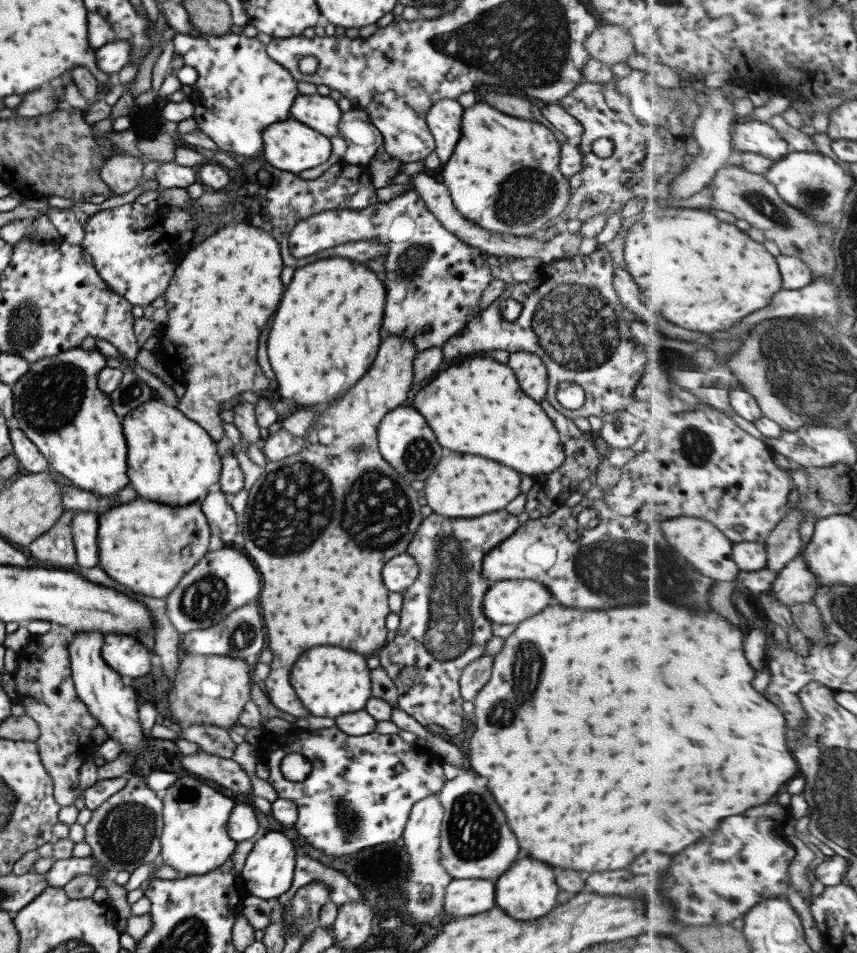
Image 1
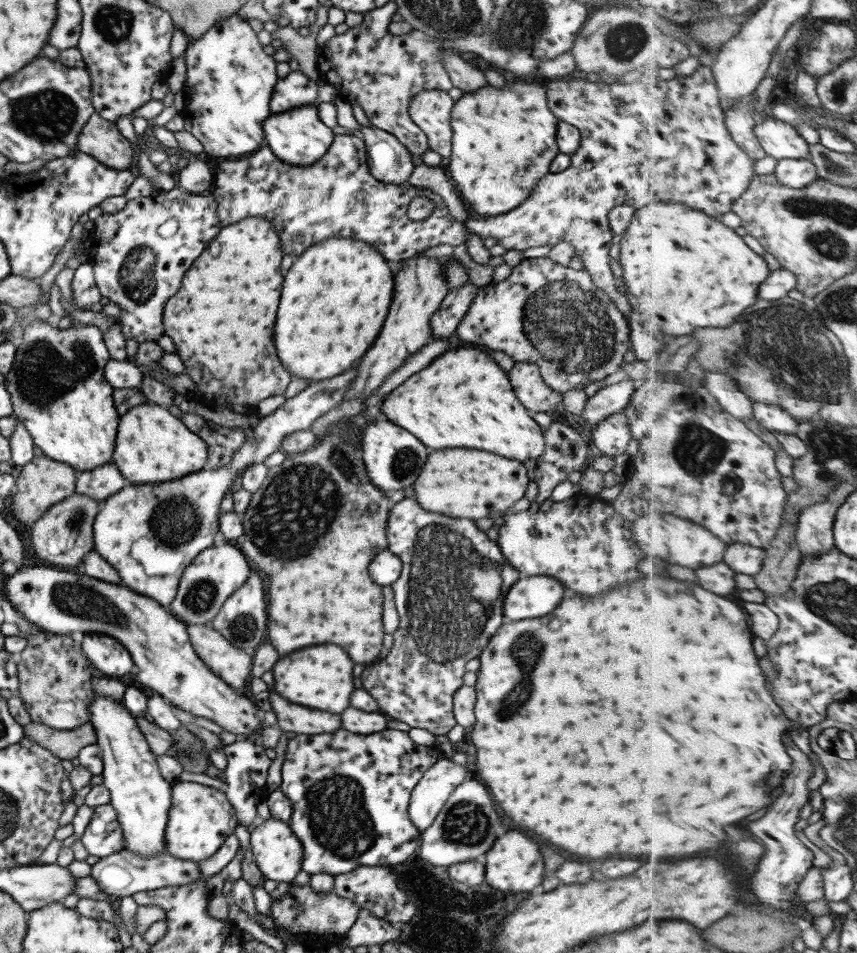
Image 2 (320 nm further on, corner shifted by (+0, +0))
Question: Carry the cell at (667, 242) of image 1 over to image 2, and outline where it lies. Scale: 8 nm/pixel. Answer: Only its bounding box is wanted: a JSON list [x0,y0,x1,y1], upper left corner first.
[614,203,771,336]

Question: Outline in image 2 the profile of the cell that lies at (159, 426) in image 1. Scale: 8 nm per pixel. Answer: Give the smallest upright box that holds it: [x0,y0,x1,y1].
[113,402,207,484]

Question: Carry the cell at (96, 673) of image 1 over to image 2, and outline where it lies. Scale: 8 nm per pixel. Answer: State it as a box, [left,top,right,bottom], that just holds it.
[88,694,172,857]

